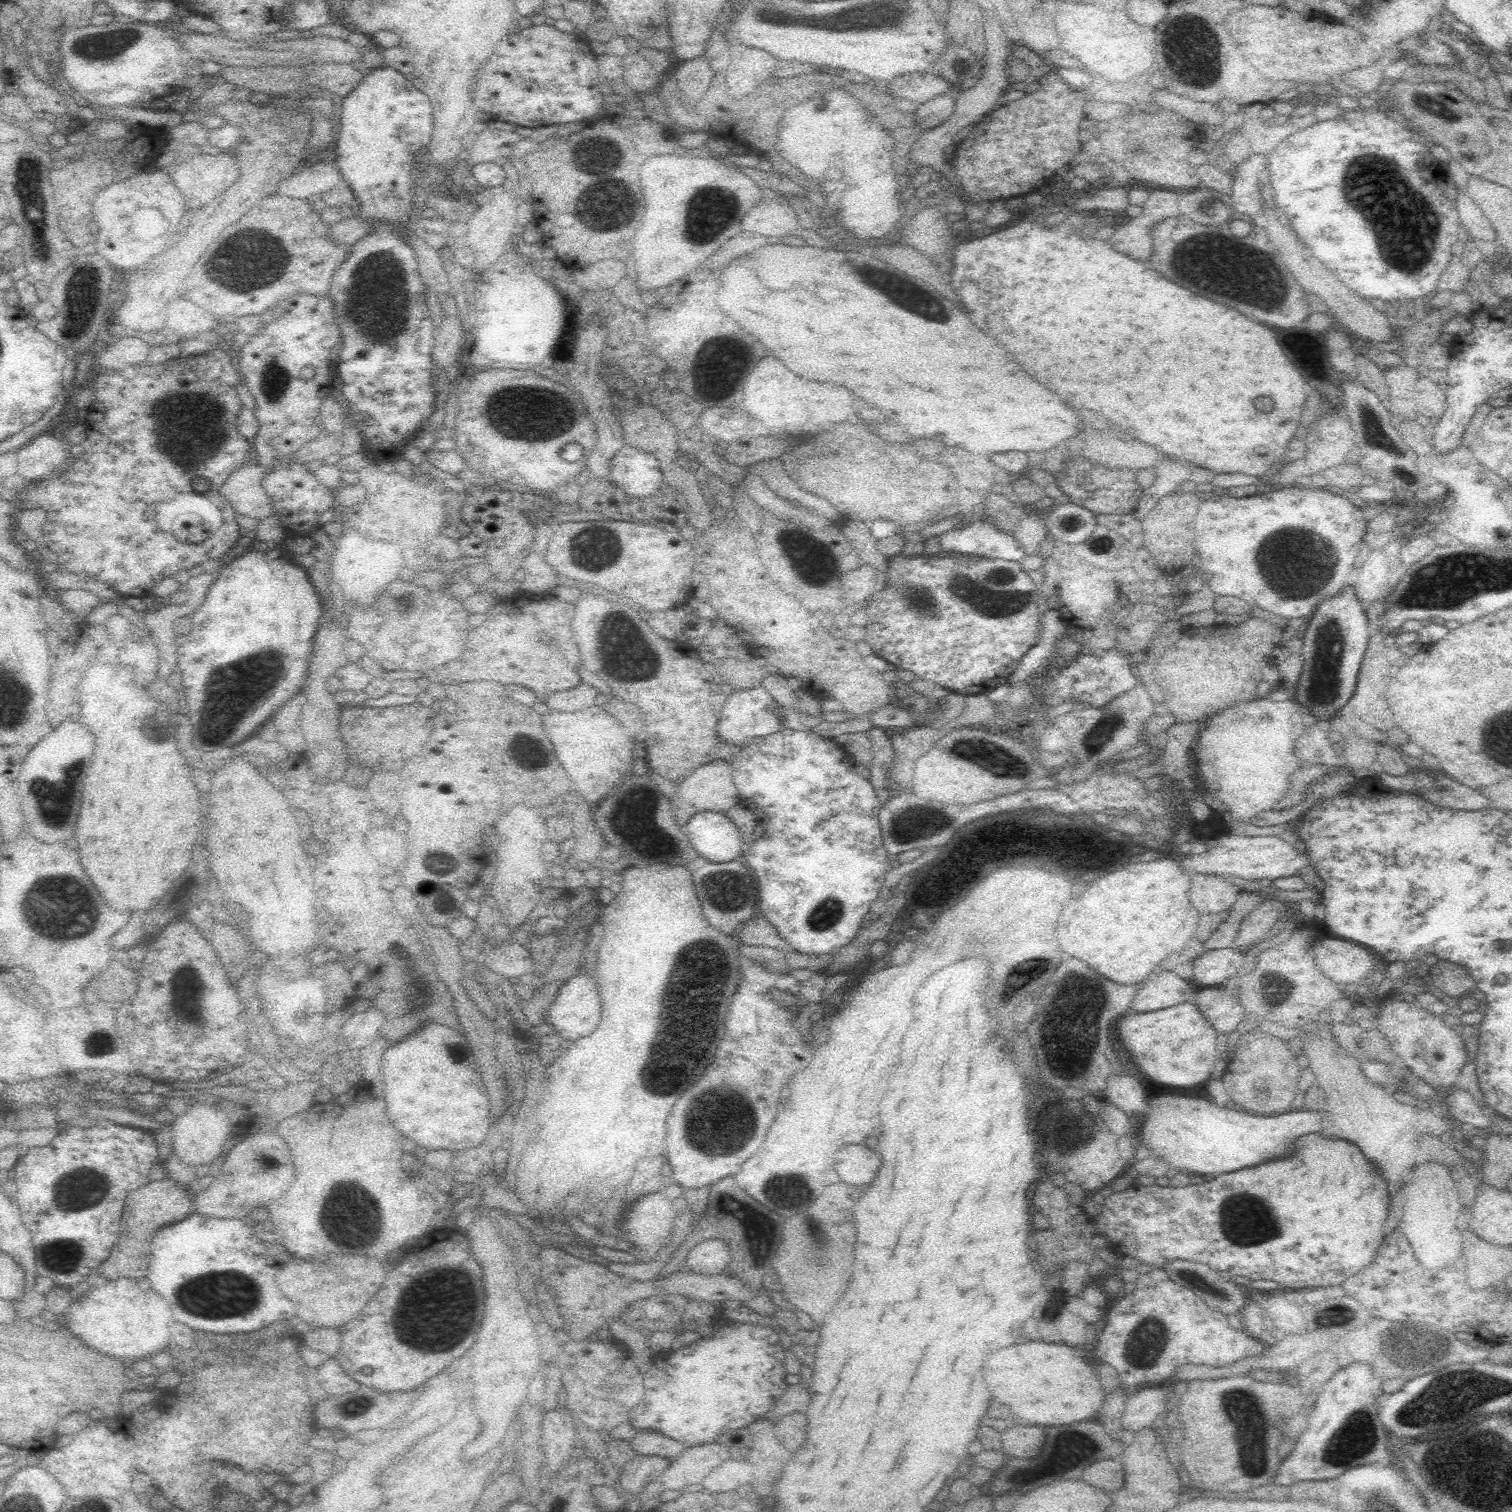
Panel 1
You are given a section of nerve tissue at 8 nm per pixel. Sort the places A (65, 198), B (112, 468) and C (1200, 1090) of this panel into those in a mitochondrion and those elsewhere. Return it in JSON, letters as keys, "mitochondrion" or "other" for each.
{"A":"other","B":"other","C":"other"}

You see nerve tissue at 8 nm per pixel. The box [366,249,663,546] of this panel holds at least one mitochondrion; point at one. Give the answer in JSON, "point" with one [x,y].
{"point":[516,413]}

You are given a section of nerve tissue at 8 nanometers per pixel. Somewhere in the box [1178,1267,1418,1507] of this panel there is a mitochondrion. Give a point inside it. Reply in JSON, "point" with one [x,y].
{"point":[1353,1445]}

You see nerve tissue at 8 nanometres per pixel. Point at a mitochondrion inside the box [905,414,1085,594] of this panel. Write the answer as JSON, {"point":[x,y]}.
{"point":[1072,526]}

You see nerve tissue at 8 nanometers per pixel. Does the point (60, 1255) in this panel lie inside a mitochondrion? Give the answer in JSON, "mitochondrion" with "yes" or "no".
{"mitochondrion":"yes"}

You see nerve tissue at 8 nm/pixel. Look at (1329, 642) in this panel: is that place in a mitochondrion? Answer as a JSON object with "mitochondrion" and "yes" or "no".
{"mitochondrion":"yes"}

